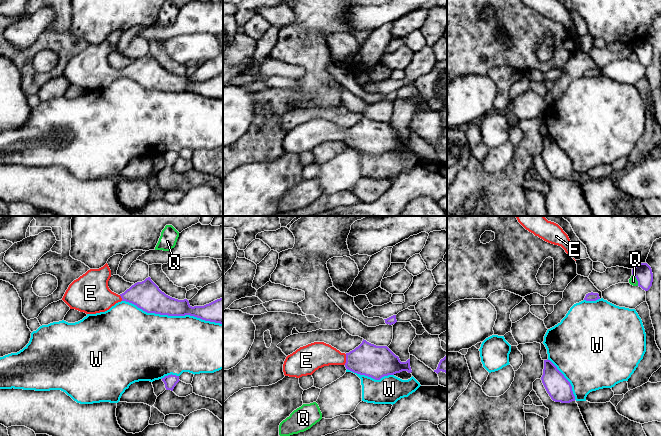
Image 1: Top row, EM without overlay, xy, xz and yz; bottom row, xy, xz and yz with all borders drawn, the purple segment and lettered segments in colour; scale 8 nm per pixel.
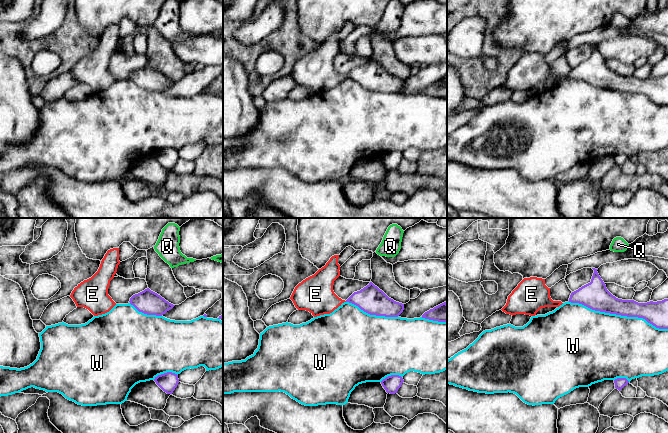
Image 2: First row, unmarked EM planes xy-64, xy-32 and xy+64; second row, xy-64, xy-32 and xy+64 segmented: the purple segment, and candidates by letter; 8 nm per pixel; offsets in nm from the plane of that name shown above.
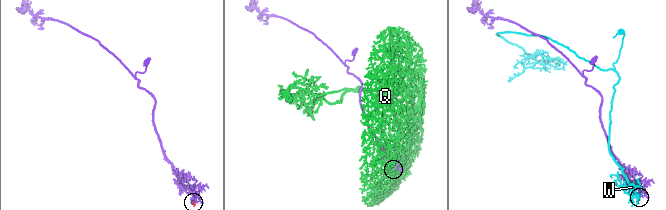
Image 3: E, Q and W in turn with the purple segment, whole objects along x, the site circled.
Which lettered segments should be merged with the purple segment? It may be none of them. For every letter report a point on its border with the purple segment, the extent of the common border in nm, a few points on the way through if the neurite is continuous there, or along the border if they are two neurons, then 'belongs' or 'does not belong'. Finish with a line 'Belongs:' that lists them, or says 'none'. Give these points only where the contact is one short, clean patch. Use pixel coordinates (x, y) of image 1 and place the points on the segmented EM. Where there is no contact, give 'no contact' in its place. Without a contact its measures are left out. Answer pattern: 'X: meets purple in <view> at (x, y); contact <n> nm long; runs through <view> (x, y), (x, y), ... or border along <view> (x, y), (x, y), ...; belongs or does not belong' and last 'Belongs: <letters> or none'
E: meets purple in xz at (346, 359); contact 90 nm long; runs through xz (367, 359), (346, 359), (329, 355), (316, 355); belongs
Q: meets purple in yz at (637, 280); contact 110 nm long; border along yz (632, 274), (638, 285); does not belong
W: meets purple in xy at (172, 315); contact 850 nm long; does not belong
Belongs: E

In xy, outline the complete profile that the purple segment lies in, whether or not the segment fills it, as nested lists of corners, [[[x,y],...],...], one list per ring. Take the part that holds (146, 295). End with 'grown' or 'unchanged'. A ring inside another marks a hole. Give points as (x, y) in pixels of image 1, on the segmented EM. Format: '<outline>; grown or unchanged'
[[[107,263],[99,269],[90,269],[69,285],[62,300],[70,309],[86,314],[105,312],[116,303],[126,301],[147,313],[190,315],[223,324],[223,297],[204,306],[192,307],[187,299],[178,300],[166,295],[150,277],[118,295],[108,287],[110,277],[111,270]]]; grown

